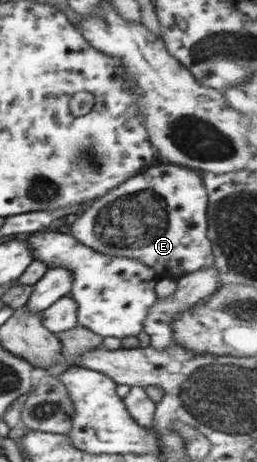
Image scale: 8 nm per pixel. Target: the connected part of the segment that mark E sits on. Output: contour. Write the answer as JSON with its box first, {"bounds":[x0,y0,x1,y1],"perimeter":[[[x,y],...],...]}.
{"bounds":[70,166,215,278],"perimeter":[[[152,166],[144,174],[134,176],[96,199],[84,212],[70,219],[72,236],[83,244],[102,254],[114,257],[128,257],[139,260],[152,268],[156,274],[168,274],[168,278],[182,278],[196,270],[208,270],[215,266],[212,243],[207,237],[207,208],[208,194],[198,174],[180,166]]]}

